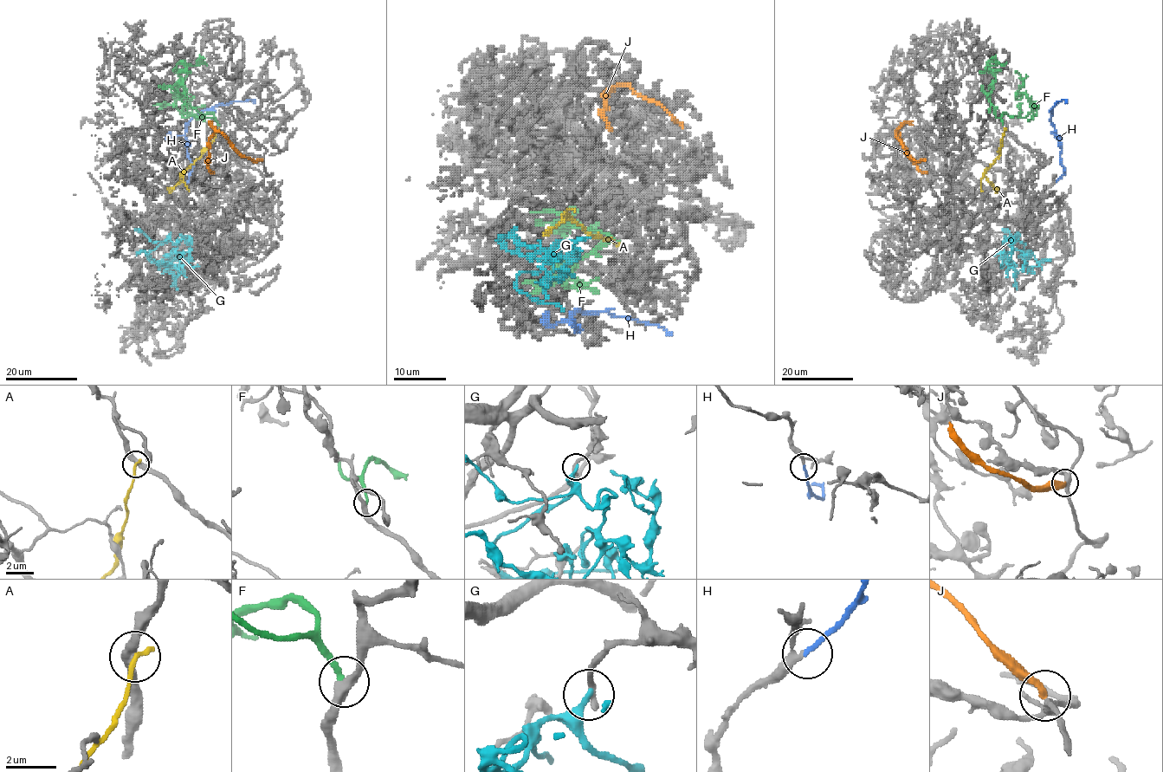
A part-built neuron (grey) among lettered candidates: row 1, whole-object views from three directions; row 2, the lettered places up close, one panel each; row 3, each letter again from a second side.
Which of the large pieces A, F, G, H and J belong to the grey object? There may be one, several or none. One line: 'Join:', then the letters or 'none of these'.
Join: F, H

